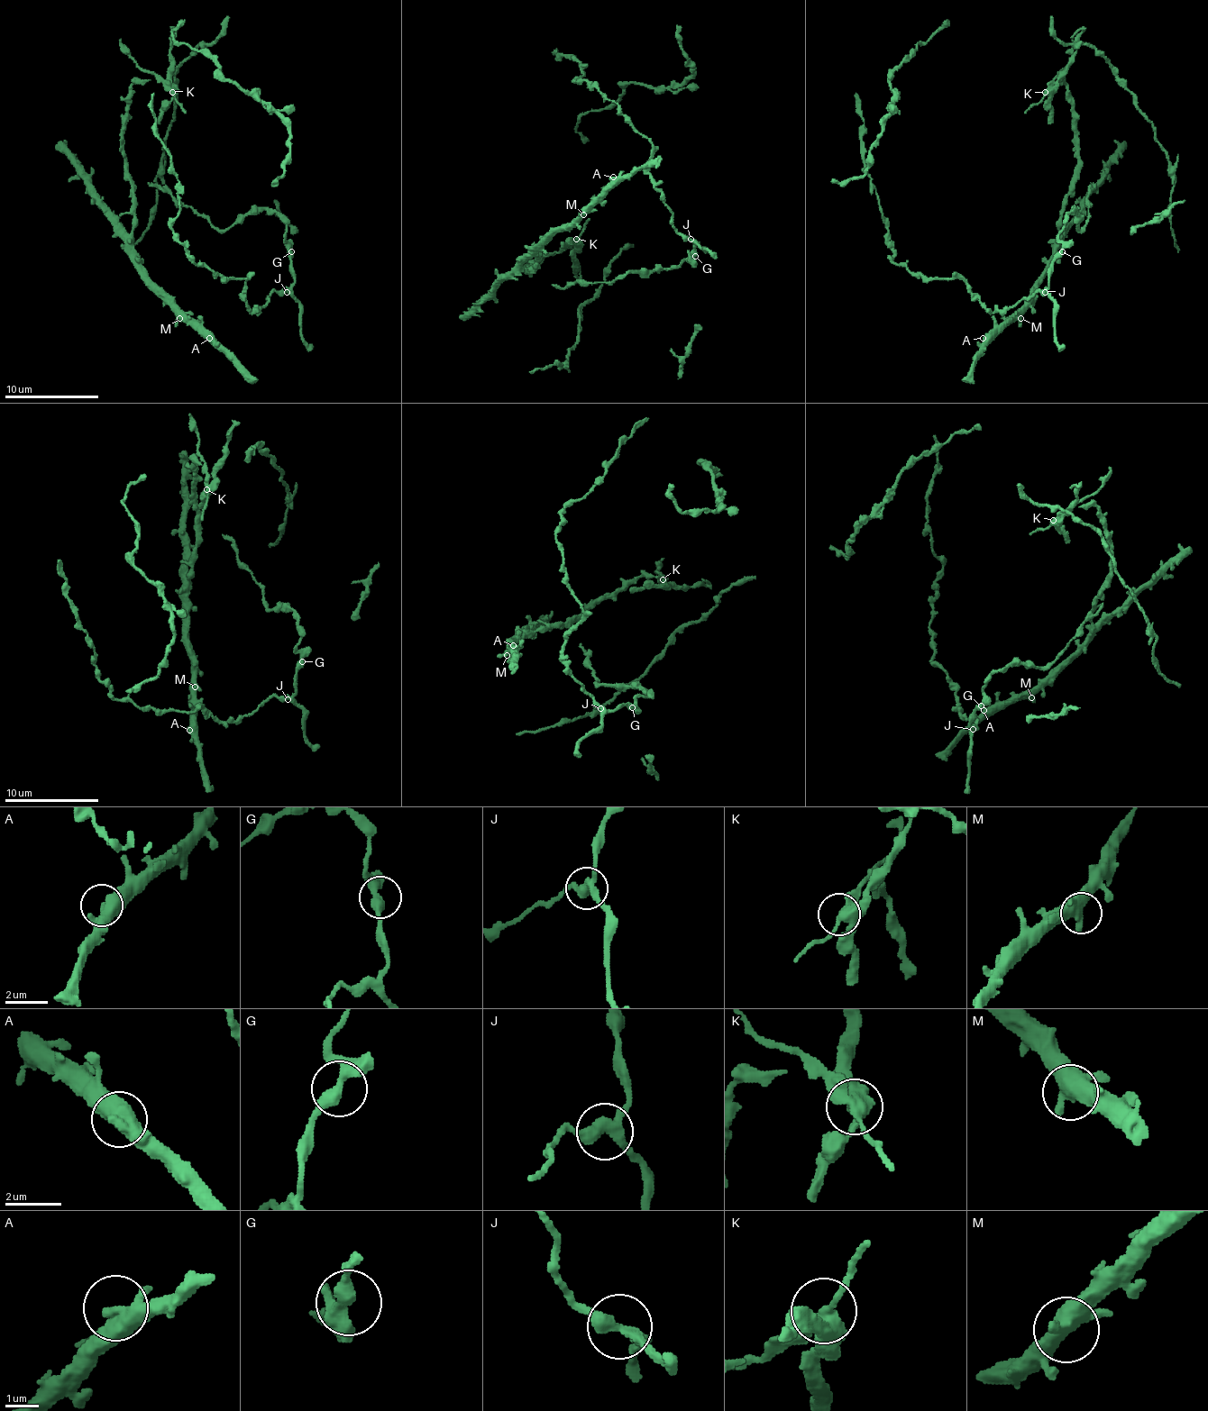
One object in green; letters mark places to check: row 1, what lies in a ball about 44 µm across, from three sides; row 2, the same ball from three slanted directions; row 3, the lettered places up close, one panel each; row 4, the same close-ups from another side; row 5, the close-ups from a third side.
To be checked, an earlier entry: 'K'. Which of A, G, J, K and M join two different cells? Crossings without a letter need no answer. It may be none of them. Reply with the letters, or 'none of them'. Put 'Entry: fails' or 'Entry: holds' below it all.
K
Entry: holds

